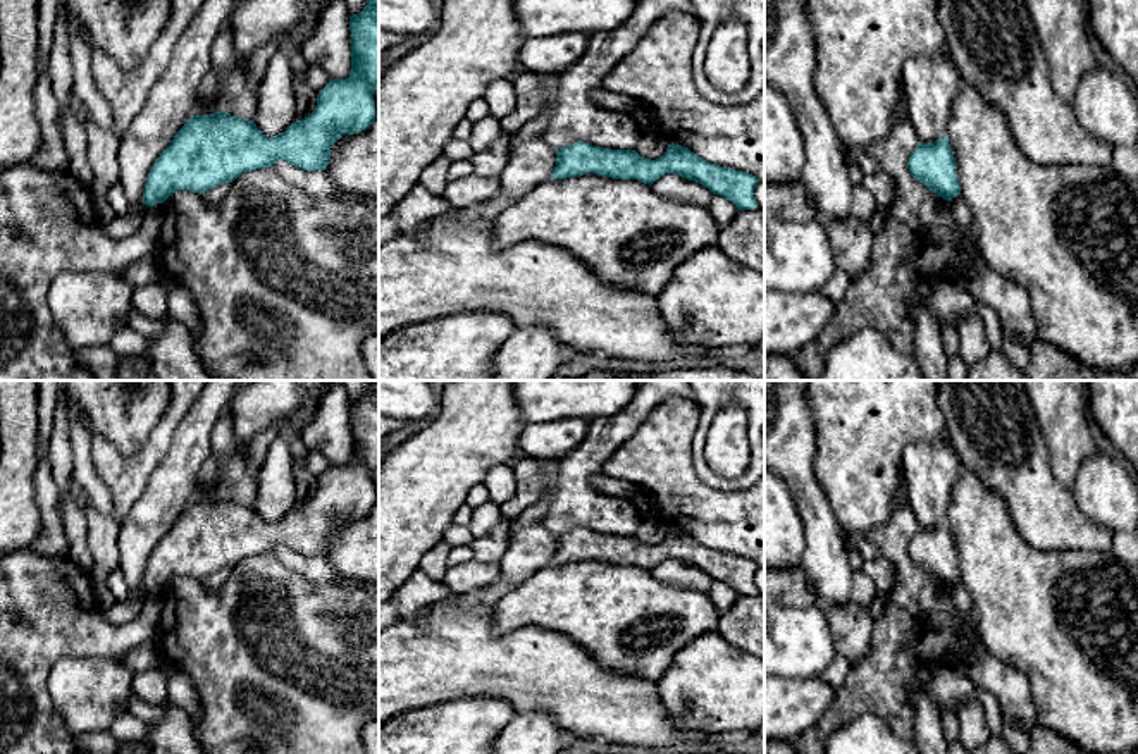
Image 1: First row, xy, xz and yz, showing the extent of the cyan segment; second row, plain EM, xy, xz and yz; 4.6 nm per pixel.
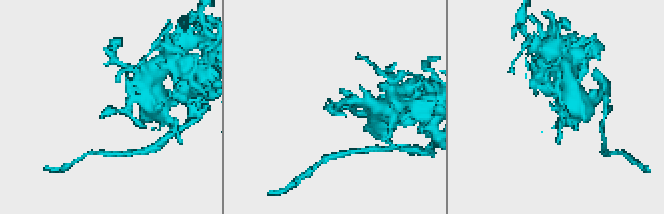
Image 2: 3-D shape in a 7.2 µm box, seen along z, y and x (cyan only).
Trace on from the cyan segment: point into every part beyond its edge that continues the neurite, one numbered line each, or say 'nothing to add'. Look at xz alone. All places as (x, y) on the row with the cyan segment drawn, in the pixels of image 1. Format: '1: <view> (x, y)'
1: xz (531, 162)

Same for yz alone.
1: yz (932, 83)

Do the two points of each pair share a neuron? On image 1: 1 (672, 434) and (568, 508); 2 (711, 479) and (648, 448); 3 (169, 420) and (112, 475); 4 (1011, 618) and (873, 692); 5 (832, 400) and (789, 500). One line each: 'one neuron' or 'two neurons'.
1: two neurons
2: two neurons
3: one neuron
4: two neurons
5: two neurons

